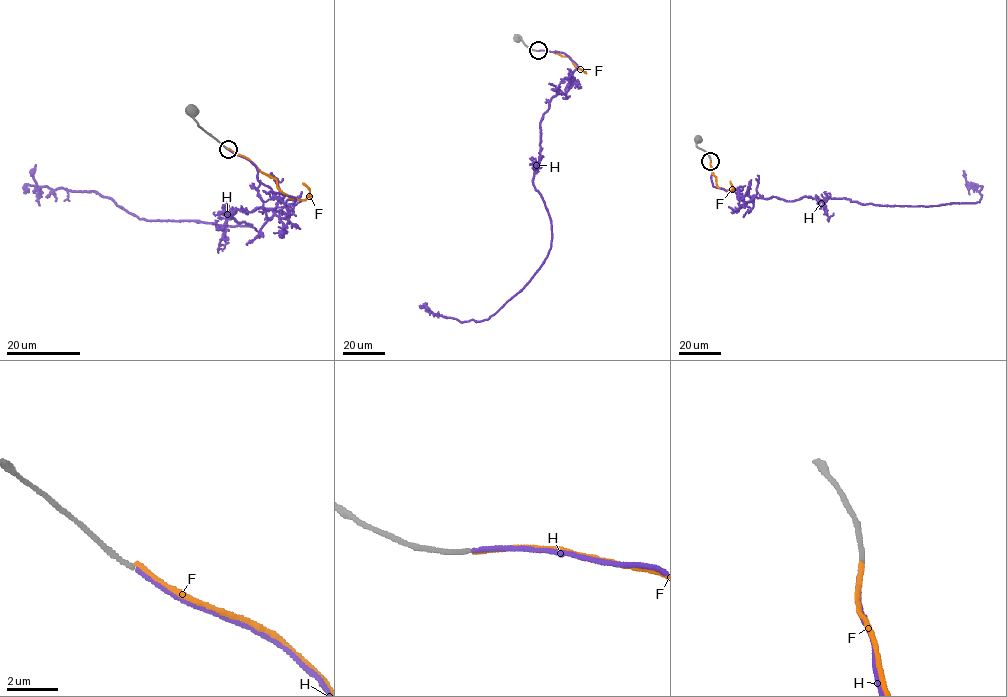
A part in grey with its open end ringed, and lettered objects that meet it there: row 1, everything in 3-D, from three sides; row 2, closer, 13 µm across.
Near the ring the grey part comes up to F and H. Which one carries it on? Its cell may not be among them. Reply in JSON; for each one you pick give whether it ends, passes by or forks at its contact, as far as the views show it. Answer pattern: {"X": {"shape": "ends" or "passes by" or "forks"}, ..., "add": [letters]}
{"H": {"shape": "ends"}, "add": ["H"]}

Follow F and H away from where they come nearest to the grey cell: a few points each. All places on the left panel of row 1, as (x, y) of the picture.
F: (228, 148), (273, 177), (280, 189), (291, 199), (303, 200), (307, 197), (309, 190), (302, 183)
H: (229, 149), (295, 200), (219, 212), (252, 225), (145, 221), (95, 192), (36, 188), (35, 165)

